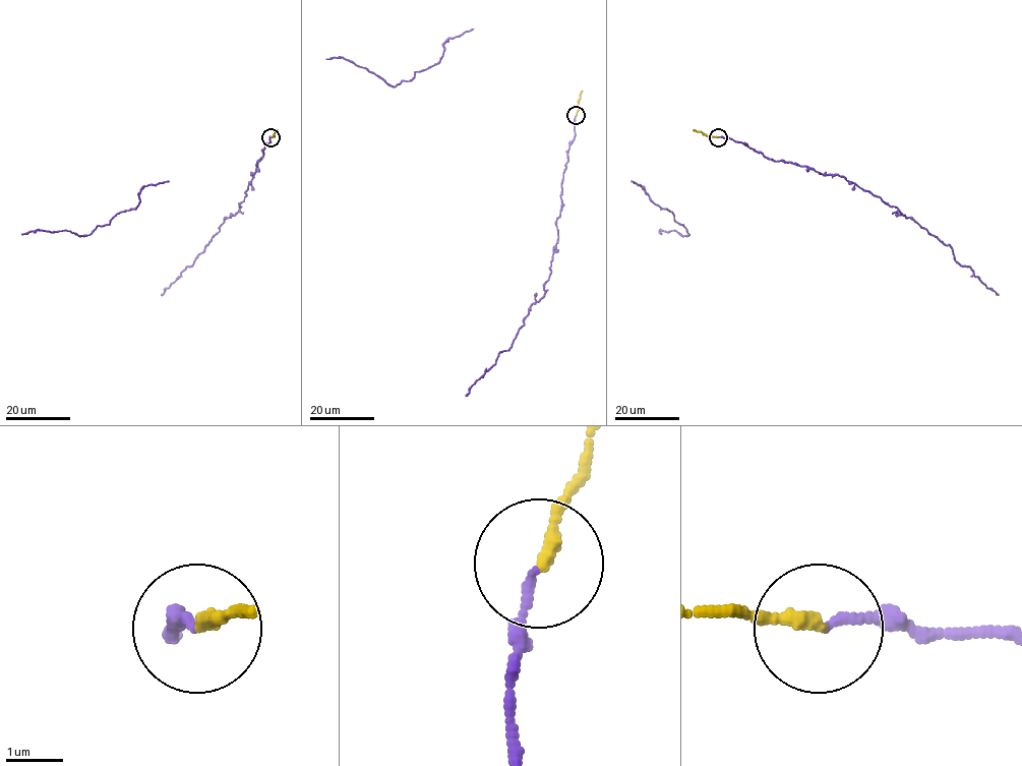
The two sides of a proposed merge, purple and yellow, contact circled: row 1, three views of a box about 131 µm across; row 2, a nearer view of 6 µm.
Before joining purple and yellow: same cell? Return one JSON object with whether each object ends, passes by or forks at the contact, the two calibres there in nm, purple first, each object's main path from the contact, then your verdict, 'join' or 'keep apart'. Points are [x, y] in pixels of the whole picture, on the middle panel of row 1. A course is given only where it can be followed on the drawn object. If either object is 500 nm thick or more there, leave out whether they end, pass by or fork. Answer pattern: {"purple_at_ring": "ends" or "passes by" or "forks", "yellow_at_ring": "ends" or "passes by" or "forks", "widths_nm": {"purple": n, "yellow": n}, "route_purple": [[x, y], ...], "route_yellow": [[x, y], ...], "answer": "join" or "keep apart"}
{"purple_at_ring": "ends", "yellow_at_ring": "ends", "widths_nm": {"purple": 130, "yellow": 240}, "route_purple": [[576, 116], [556, 219], [558, 239], [545, 293], [530, 307], [510, 347], [501, 351], [466, 396]], "route_yellow": [[576, 115], [582, 91]], "answer": "join"}

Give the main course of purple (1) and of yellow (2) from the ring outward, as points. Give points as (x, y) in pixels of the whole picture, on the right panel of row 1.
1: (718, 137), (740, 141), (776, 161), (842, 176), (868, 190), (949, 245), (953, 257), (969, 266), (998, 295)
2: (717, 137), (693, 129)

